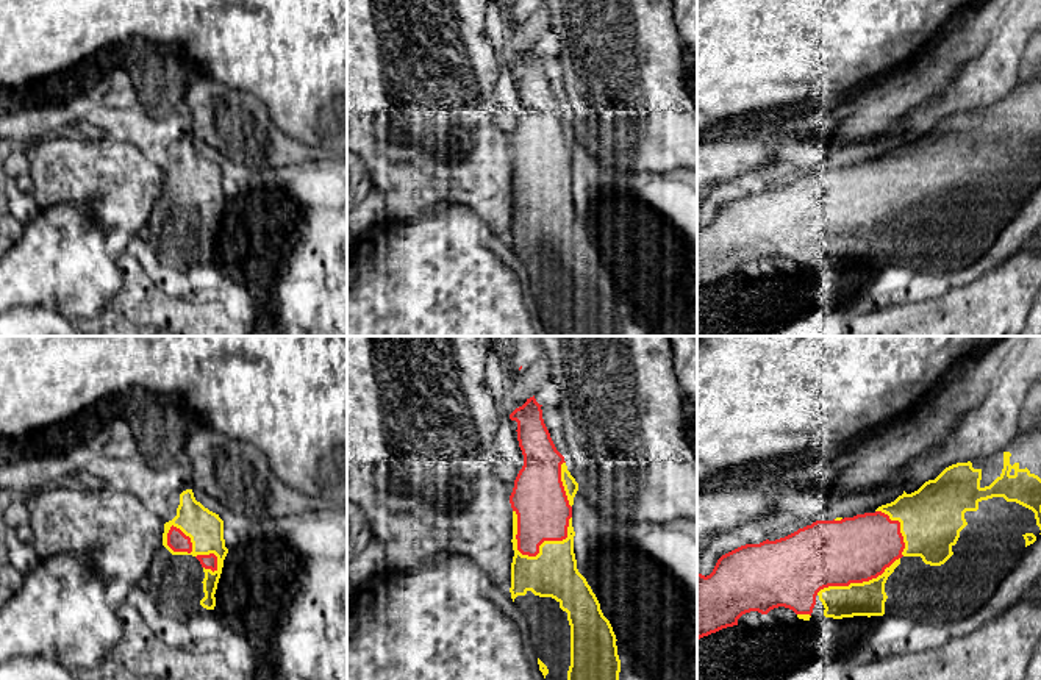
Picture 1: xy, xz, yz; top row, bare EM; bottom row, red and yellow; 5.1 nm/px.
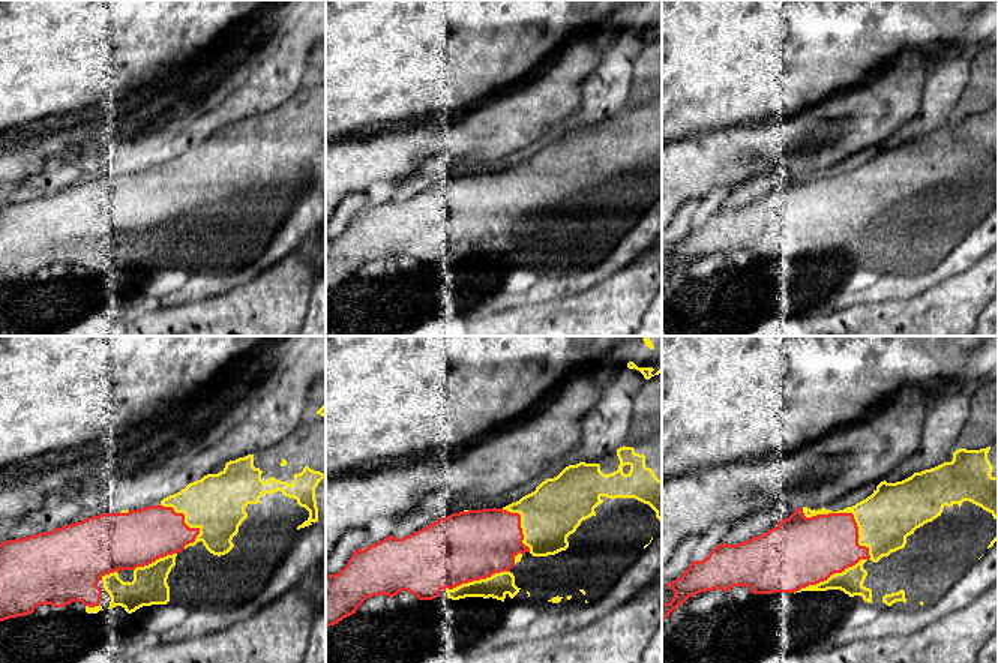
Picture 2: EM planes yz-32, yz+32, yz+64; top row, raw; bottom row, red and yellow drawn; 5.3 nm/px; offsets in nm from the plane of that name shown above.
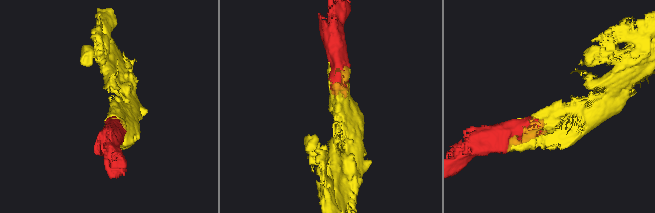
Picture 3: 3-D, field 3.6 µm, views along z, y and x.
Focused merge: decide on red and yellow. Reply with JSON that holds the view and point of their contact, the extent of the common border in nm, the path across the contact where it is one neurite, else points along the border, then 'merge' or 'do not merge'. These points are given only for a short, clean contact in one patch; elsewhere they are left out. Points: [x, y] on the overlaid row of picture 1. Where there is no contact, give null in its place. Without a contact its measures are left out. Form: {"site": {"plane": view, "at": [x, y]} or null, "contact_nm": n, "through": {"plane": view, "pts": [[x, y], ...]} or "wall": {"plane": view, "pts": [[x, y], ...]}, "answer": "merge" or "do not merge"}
{"site": {"plane": "xz", "at": [549, 540]}, "contact_nm": 340, "answer": "merge"}

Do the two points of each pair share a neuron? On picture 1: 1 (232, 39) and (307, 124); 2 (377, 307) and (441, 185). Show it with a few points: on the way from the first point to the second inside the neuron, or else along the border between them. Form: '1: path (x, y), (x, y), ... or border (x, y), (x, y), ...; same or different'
1: path (252, 60), (296, 103); same
2: border (463, 204), (441, 204), (413, 219), (391, 219); different

